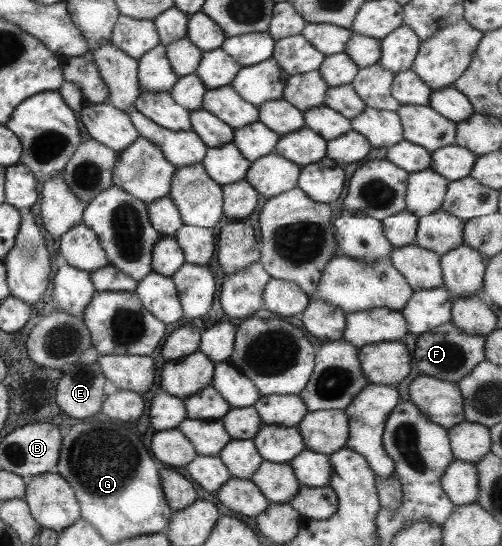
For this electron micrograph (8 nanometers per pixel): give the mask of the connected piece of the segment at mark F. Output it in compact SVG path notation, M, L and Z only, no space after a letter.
M450 321L419 334L414 349L412 359L419 368L419 373L448 382L458 382L485 360L483 355L484 337L465 334L453 326Z

